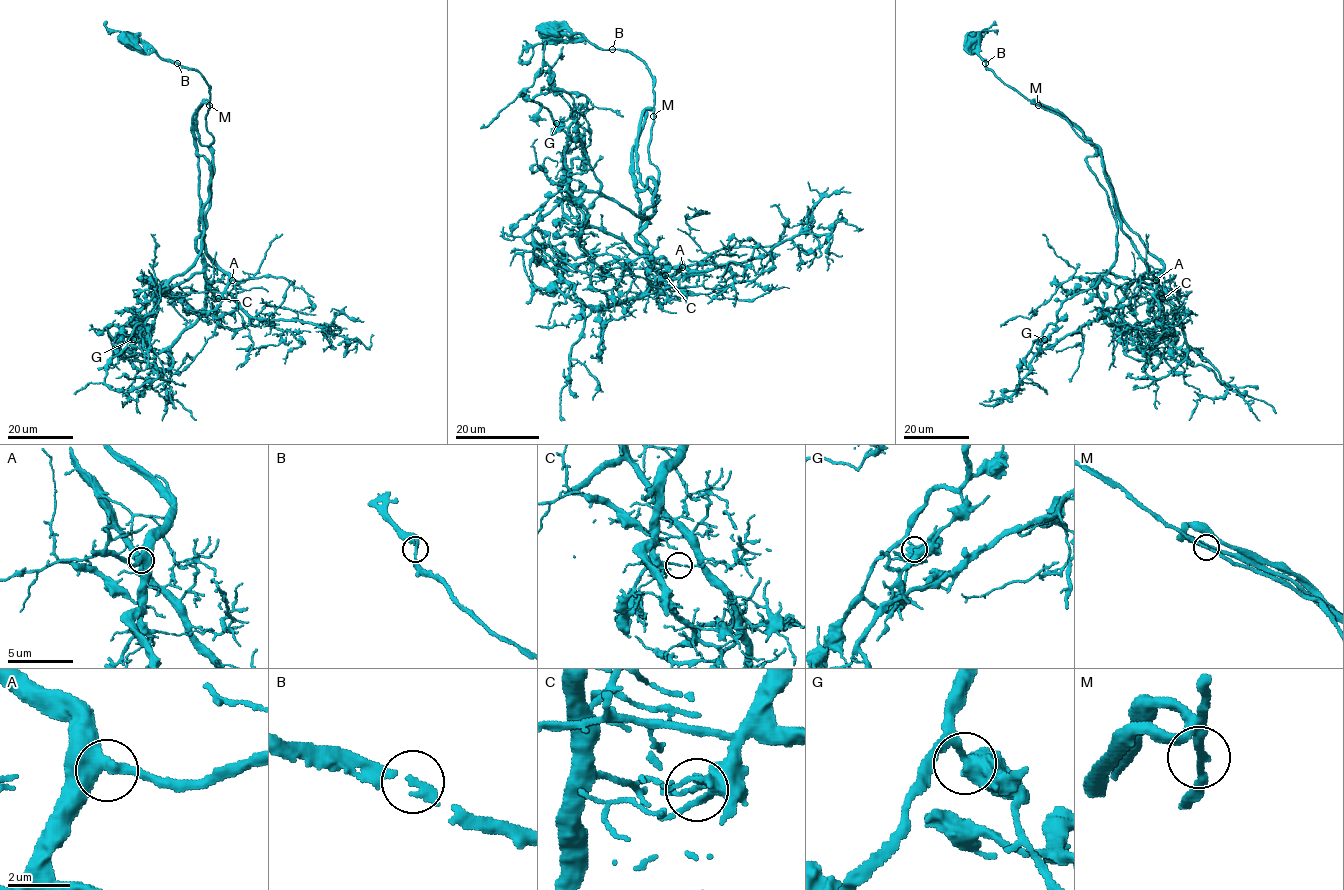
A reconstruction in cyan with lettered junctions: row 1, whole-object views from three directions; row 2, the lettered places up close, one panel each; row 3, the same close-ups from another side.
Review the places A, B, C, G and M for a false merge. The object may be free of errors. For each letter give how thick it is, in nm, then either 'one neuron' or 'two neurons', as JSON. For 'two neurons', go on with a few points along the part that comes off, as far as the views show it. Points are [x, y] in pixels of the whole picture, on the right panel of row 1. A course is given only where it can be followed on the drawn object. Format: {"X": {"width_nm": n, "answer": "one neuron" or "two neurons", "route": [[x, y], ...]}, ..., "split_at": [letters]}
{"A": {"width_nm": 440, "answer": "one neuron"}, "B": {"width_nm": 180, "answer": "one neuron"}, "C": {"width_nm": 130, "answer": "two neurons", "route": [[1163, 298], [1156, 291], [1163, 266], [1116, 213], [1116, 195], [1103, 157], [1060, 112]]}, "G": {"width_nm": 500, "answer": "one neuron"}, "M": {"width_nm": 220, "answer": "one neuron"}, "split_at": ["C"]}

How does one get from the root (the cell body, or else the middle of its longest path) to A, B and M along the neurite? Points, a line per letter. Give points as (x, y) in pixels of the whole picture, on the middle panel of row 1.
A: (551, 32), (565, 41), (631, 52), (645, 65), (654, 105), (636, 150), (640, 234), (662, 277), (682, 267)
B: (551, 32), (565, 41), (586, 40), (604, 50), (612, 49)
M: (551, 32), (565, 41), (586, 40), (604, 50), (619, 49), (635, 54), (653, 78), (653, 116)

